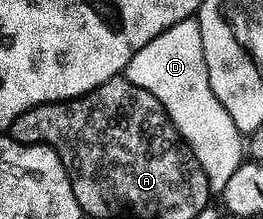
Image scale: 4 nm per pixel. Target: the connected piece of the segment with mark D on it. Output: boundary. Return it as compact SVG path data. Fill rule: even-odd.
M196 19L184 20L164 32L155 42L143 46L126 66L124 79L135 86L155 94L167 110L181 139L188 144L195 158L203 166L209 179L209 191L224 194L227 182L231 182L235 170L247 160L246 137L235 126L231 114L215 98L211 90L211 78L207 74L207 62L203 54L201 28Z

